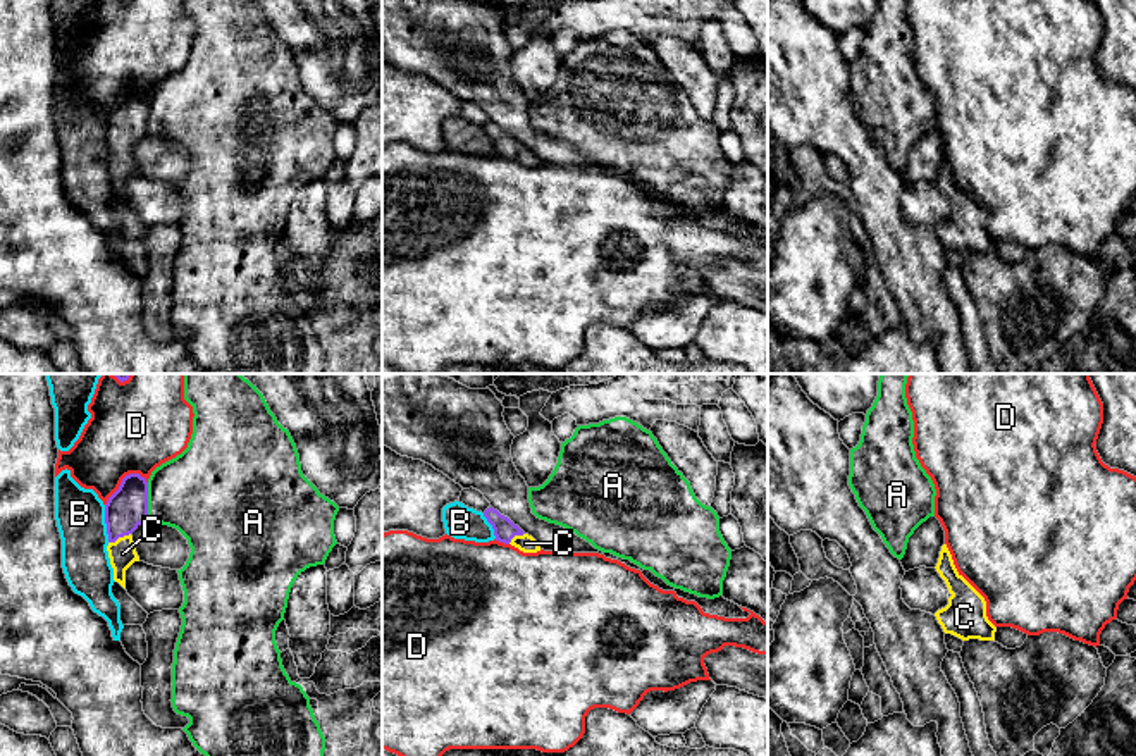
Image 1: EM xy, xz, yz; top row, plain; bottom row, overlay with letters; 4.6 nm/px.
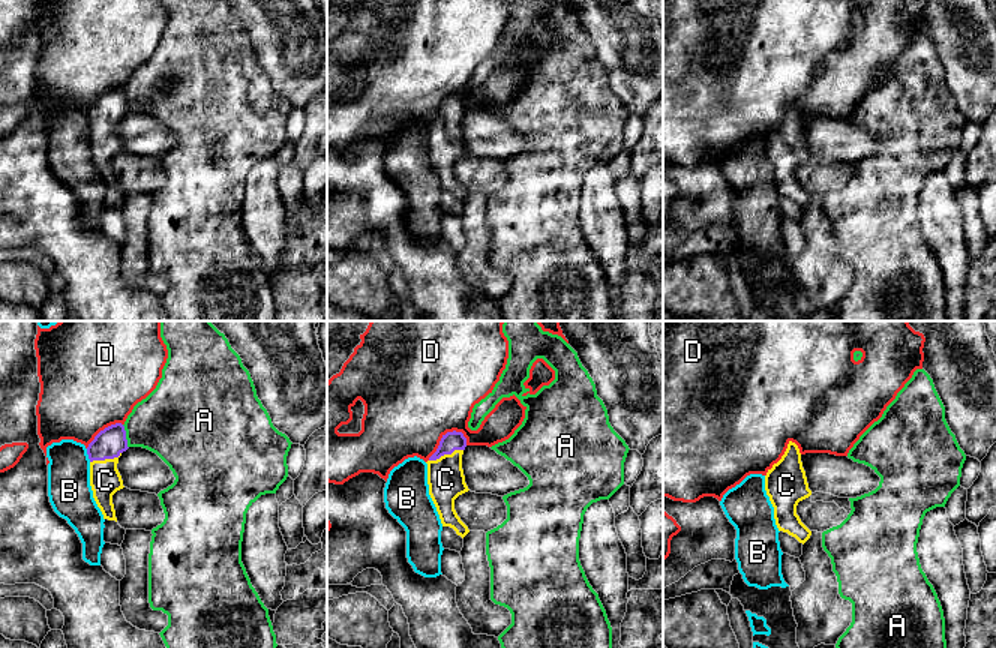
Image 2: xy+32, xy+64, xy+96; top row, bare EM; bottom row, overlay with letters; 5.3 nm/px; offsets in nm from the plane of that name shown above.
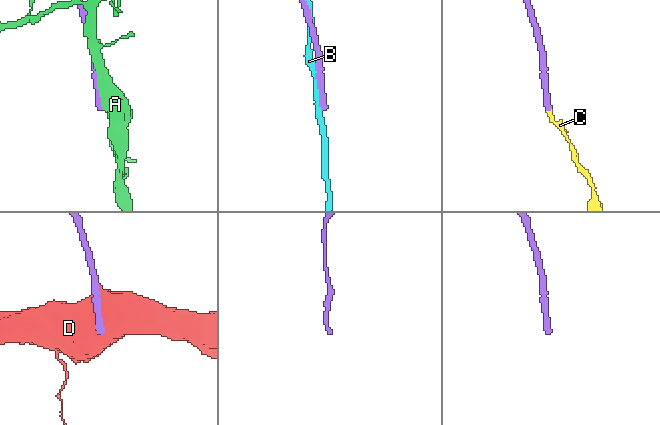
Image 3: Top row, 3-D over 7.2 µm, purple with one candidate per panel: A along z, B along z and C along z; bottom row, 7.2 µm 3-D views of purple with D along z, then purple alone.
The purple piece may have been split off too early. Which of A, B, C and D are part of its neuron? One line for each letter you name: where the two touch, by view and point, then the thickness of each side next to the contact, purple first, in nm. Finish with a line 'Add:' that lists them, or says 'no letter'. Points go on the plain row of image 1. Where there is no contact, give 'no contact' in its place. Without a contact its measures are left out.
C: contact xy (119, 150); calibres 190 and 130 nm
Add: C

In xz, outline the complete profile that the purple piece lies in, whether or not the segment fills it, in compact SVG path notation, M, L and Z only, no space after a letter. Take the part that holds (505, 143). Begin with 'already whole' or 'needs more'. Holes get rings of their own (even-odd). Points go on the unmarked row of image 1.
needs more; M492 121L484 126L484 131L492 139L496 155L511 158L523 167L540 165L539 157L532 150L525 148L518 139Z

